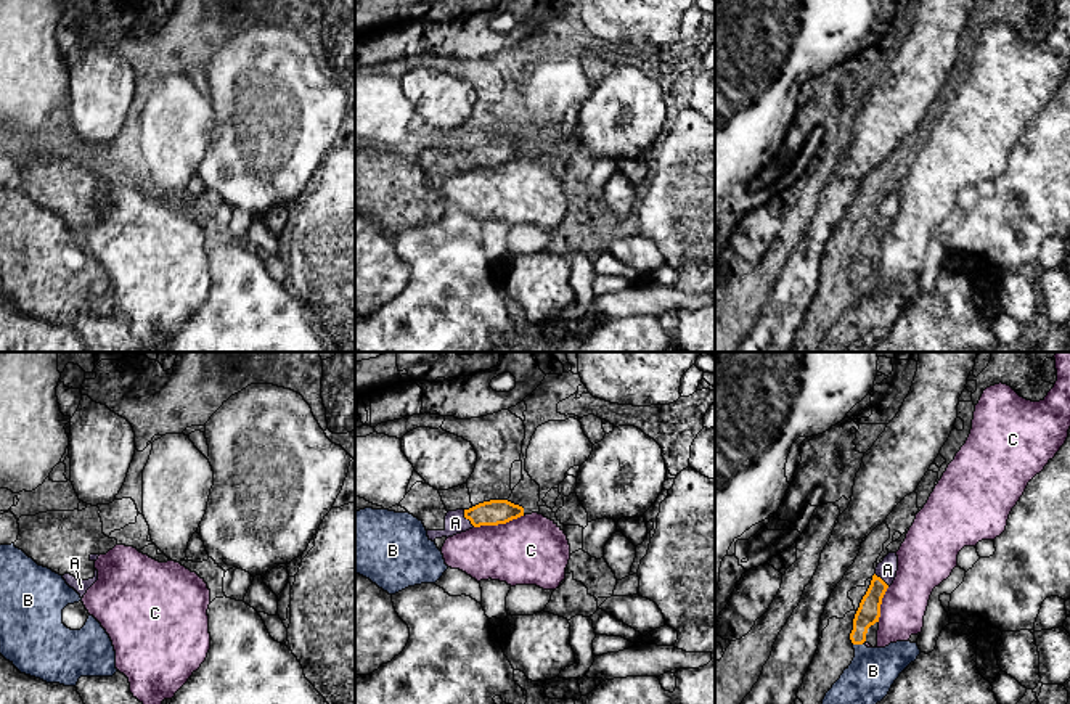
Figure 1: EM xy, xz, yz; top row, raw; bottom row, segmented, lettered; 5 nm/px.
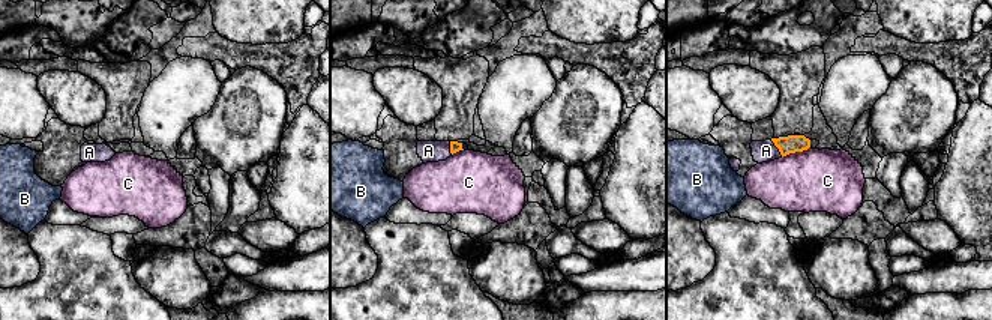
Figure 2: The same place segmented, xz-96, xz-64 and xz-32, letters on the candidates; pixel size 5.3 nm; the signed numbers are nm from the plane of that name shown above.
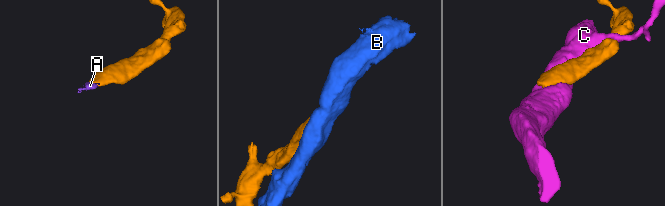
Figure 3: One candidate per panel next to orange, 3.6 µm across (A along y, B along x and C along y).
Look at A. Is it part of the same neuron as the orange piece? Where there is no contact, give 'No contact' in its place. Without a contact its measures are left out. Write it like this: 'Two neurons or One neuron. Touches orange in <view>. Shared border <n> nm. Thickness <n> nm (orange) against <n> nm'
One neuron. Touches orange in xz. Shared border 110 nm. Thickness 130 nm (orange) against 110 nm

